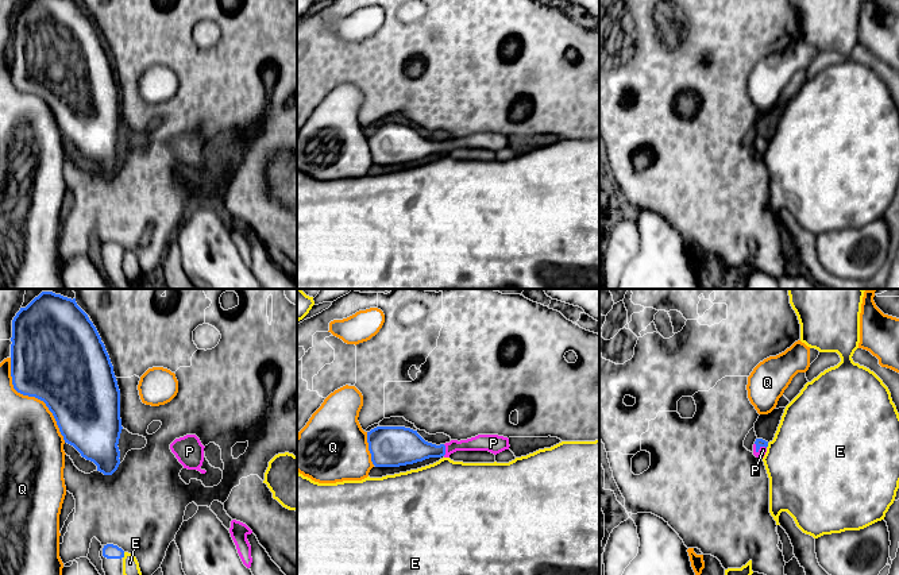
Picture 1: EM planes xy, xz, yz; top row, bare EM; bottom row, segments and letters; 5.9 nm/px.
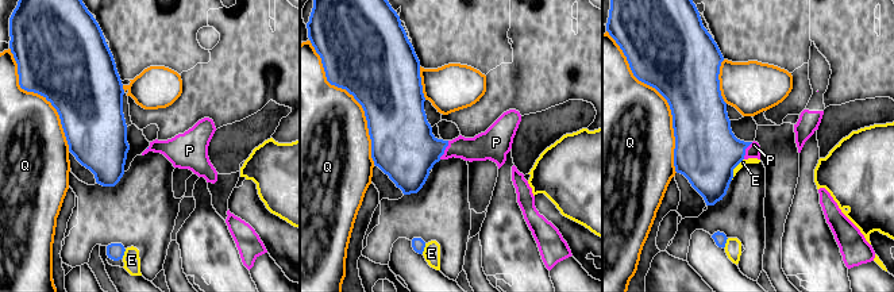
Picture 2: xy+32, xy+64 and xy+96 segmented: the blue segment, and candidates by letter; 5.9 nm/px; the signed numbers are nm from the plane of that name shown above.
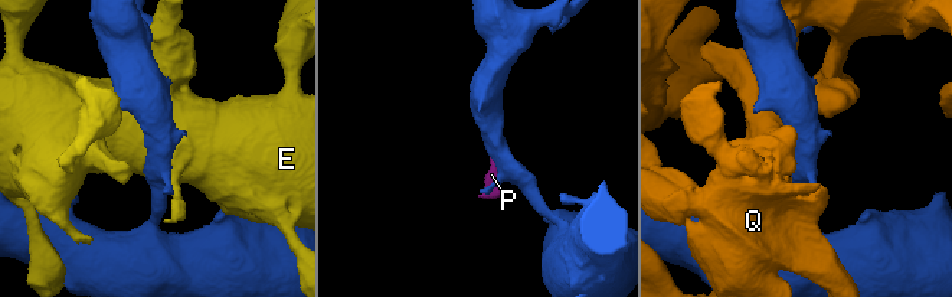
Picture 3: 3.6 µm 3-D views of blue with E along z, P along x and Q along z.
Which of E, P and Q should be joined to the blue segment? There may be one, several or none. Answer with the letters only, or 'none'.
P

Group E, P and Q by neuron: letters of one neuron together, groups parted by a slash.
E / P / Q

